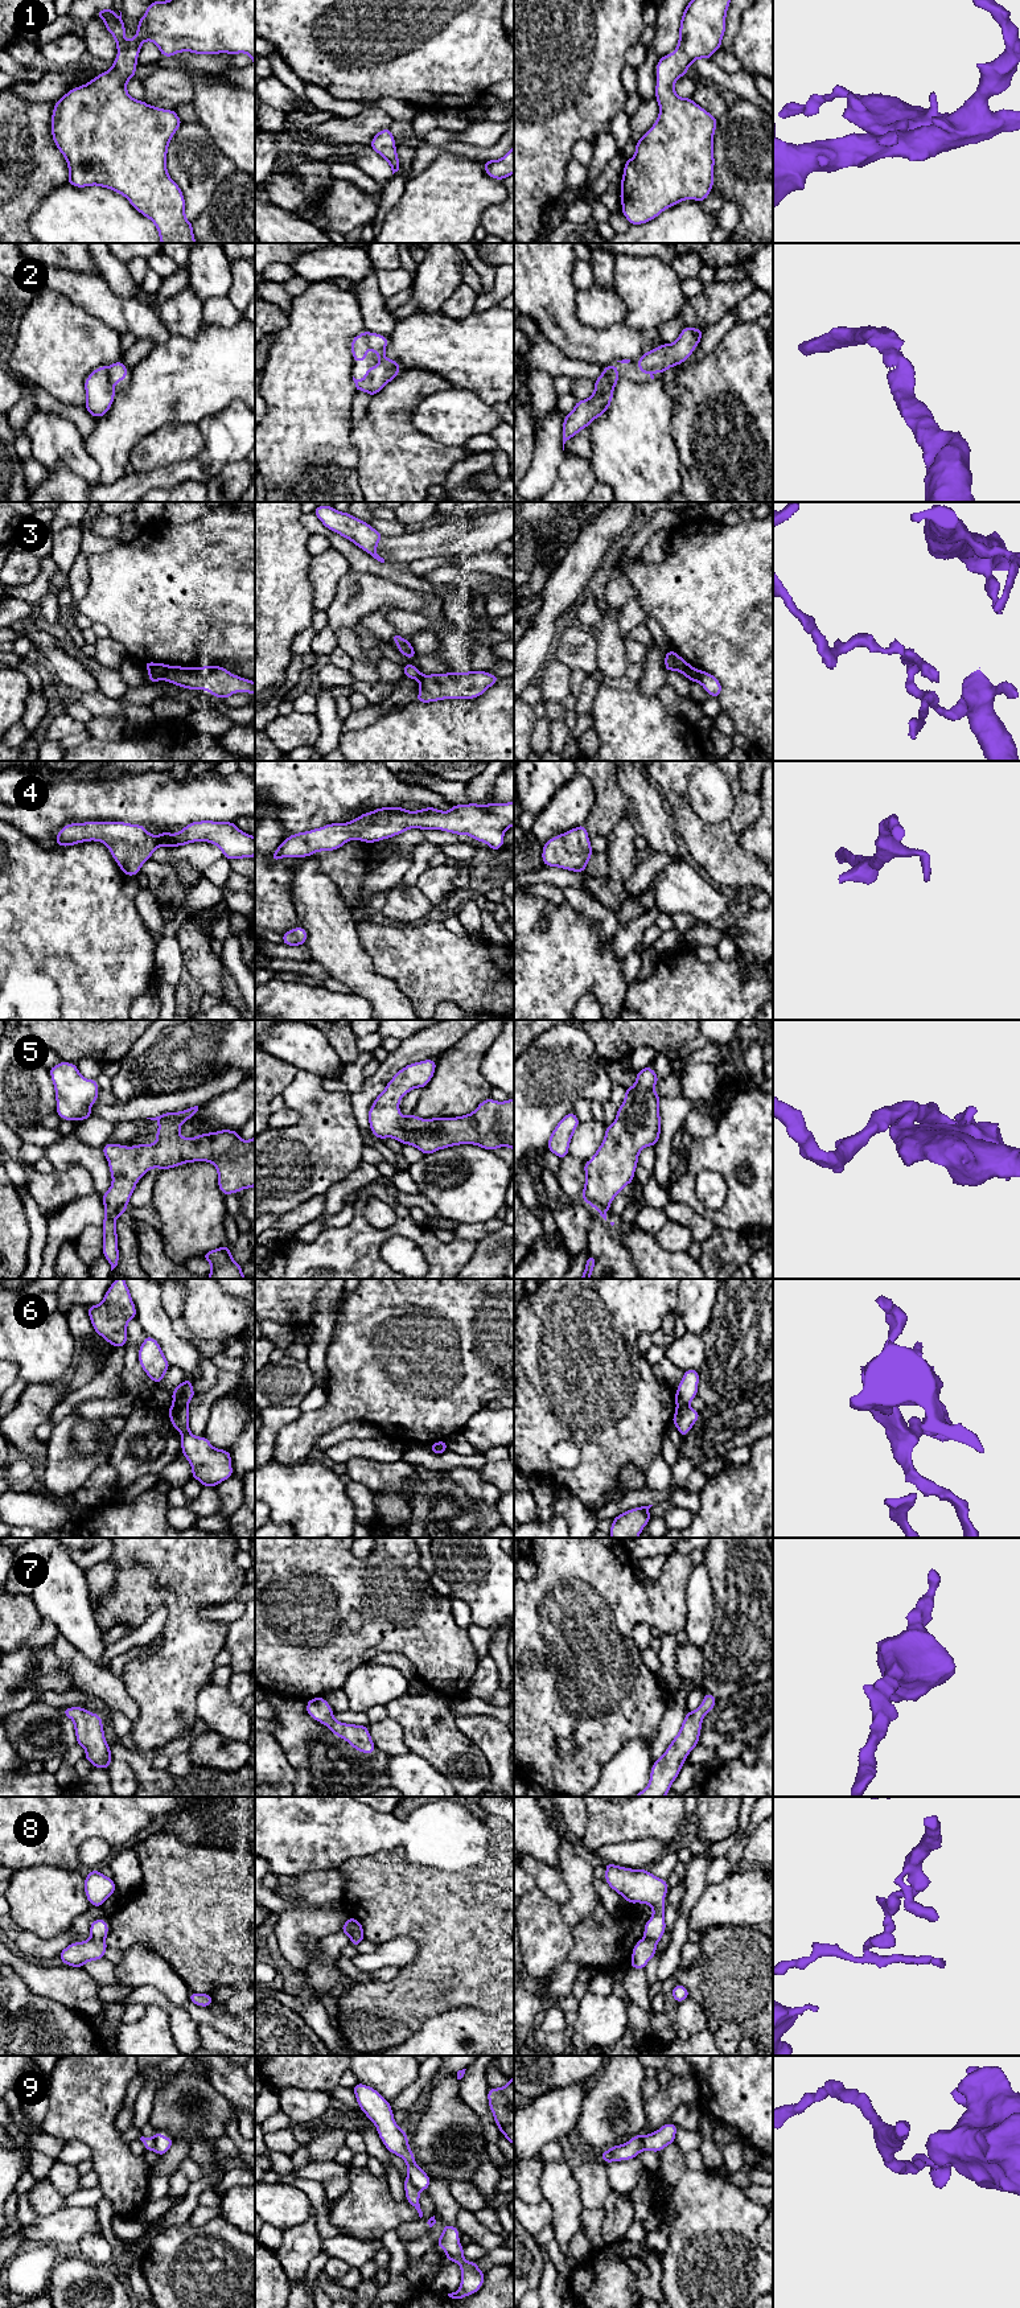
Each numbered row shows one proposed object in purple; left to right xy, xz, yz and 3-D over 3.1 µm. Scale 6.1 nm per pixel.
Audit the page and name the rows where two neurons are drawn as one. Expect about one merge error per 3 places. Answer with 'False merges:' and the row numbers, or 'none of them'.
False merges: 3, 6, 8, 9

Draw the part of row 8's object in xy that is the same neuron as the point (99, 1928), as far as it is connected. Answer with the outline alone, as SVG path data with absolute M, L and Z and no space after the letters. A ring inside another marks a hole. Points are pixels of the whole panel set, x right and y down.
M99 1918L91 1922L90 1934L98 1939L106 1939L108 1934L108 1924L104 1921L104 1918Z

